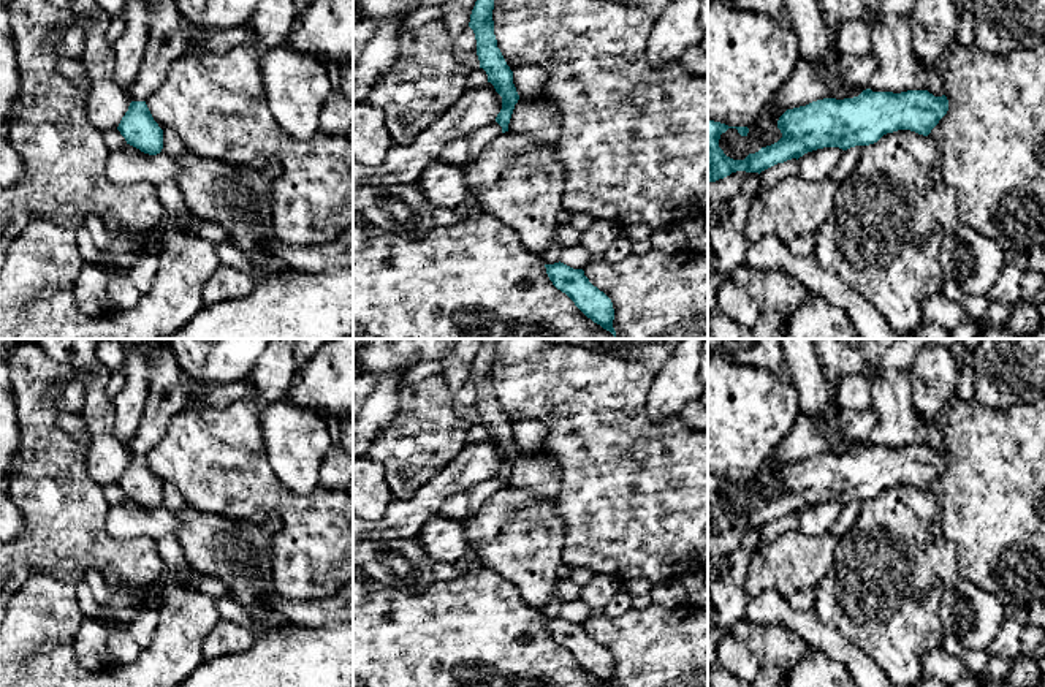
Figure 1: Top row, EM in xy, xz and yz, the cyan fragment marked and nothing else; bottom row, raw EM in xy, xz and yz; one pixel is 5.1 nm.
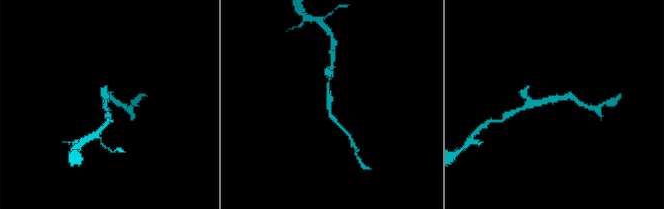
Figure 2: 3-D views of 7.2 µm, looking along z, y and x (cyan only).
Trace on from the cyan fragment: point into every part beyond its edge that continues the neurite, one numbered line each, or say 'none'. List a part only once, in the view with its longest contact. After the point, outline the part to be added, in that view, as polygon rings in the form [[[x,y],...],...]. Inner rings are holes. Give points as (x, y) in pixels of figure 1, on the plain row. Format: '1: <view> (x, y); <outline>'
none

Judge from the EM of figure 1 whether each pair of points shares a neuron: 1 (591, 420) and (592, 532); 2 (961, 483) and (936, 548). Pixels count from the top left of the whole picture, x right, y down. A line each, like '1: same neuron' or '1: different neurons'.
1: same neuron
2: different neurons

